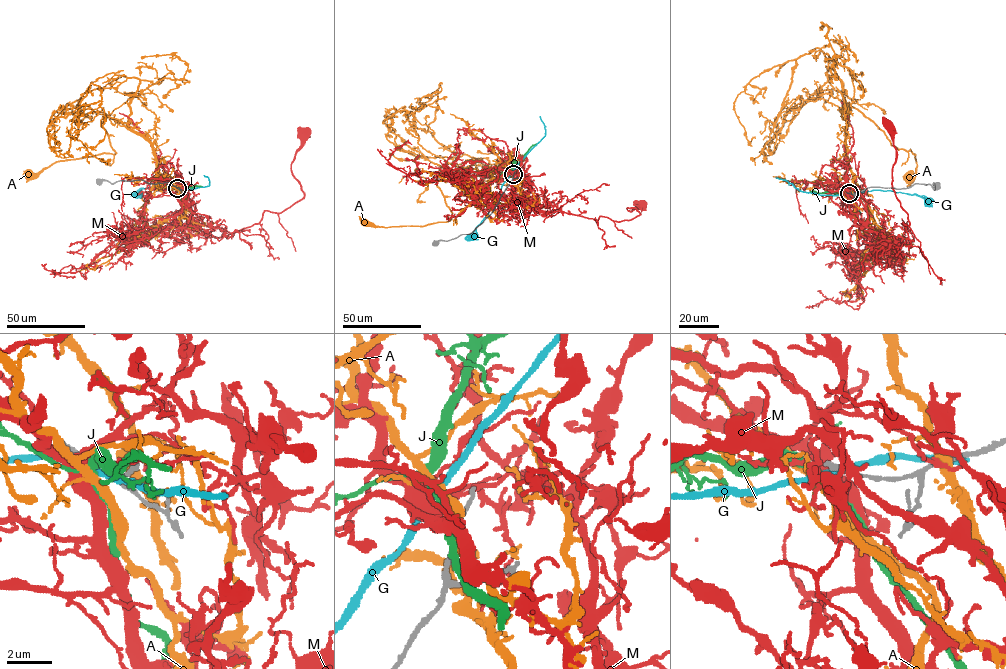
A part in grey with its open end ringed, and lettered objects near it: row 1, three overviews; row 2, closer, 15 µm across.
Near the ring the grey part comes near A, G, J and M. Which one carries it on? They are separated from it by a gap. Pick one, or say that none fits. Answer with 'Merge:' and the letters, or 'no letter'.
Merge: J

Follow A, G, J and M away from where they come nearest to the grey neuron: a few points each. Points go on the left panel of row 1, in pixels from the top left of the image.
A: (177, 189), (160, 172), (153, 147), (108, 117), (101, 120), (101, 125), (114, 154), (57, 161), (28, 175)
G: (176, 187), (155, 185), (141, 188), (137, 193)
J: (177, 189), (176, 186), (202, 186)
M: (176, 189), (184, 227), (220, 237), (257, 224), (265, 210), (280, 213), (304, 196), (291, 164), (306, 132)

